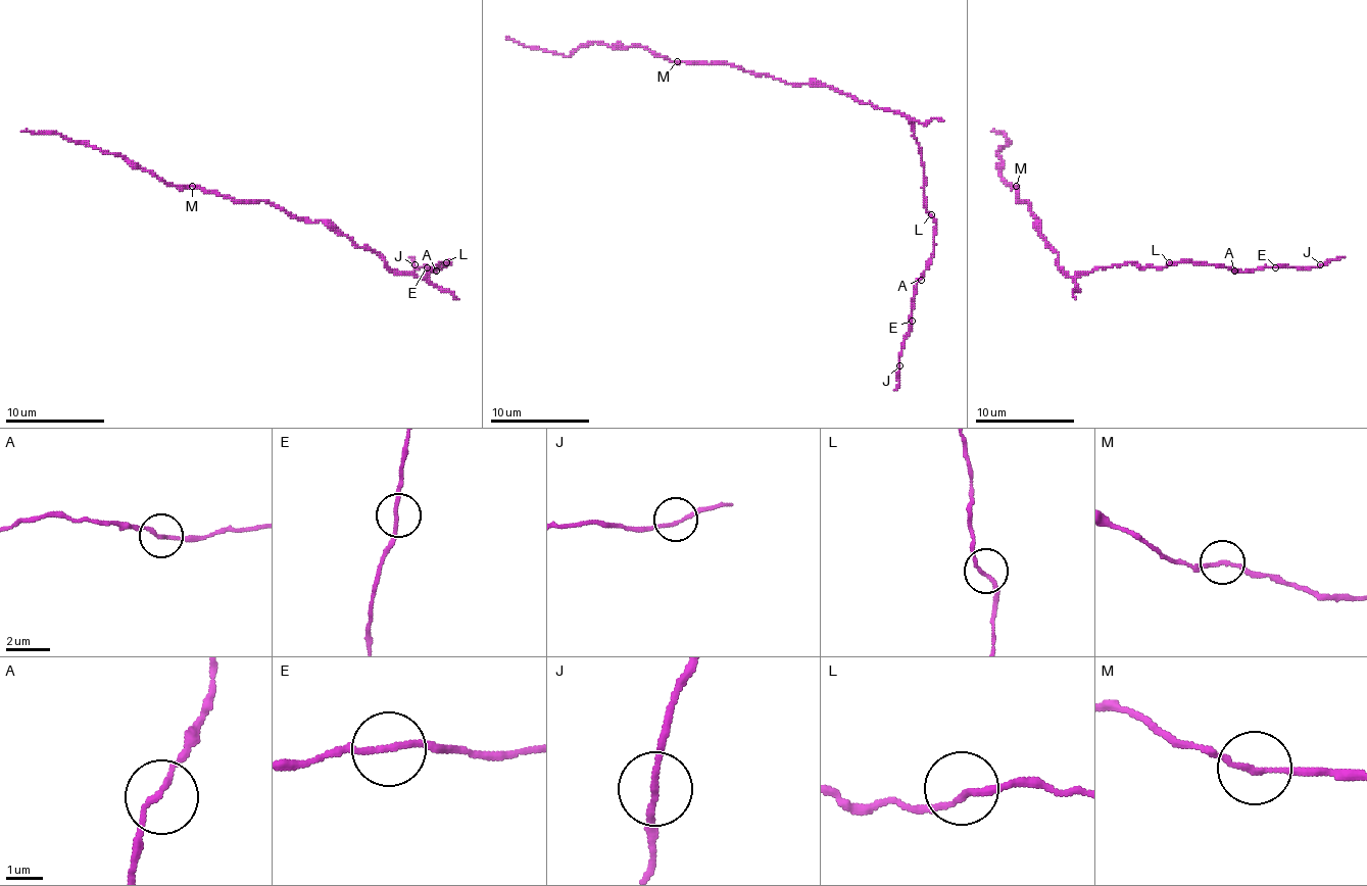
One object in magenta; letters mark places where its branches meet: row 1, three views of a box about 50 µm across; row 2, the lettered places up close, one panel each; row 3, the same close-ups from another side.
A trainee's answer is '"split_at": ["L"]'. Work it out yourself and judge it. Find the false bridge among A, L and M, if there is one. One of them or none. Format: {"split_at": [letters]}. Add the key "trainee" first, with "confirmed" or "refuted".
{"trainee": "refuted", "split_at": []}

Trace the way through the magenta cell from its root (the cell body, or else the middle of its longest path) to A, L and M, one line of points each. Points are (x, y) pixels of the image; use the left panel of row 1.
A: (352, 242), (370, 247), (392, 269), (419, 277), (439, 262), (439, 267), (451, 262), (436, 269)
L: (352, 242), (359, 247), (370, 247), (392, 269), (411, 272), (419, 277), (439, 262), (439, 267), (446, 262)
M: (352, 242), (321, 220), (305, 223), (263, 200), (232, 200), (192, 186)

